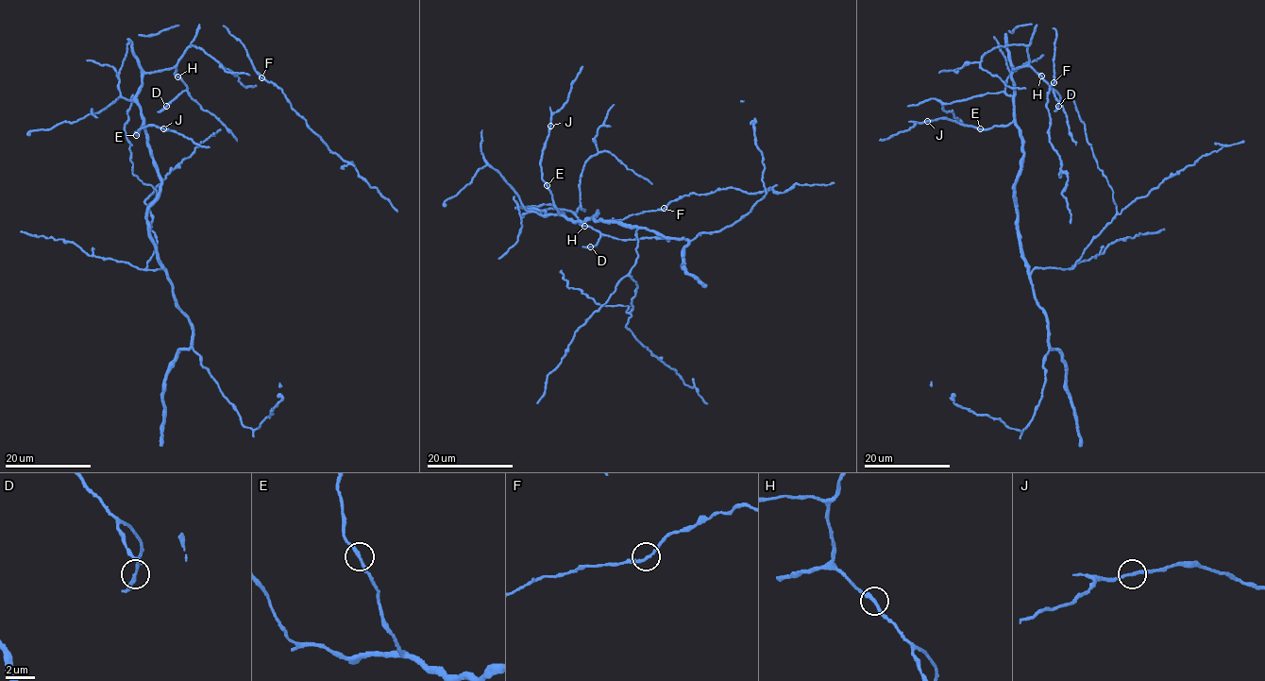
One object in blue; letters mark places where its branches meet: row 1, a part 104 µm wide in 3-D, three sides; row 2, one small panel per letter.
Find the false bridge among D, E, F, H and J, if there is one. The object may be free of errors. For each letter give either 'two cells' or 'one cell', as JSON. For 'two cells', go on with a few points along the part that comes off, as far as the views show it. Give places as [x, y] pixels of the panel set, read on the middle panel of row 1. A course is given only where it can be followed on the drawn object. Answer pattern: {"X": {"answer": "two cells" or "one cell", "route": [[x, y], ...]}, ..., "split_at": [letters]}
{"D": {"answer": "one cell"}, "E": {"answer": "one cell"}, "F": {"answer": "one cell"}, "H": {"answer": "one cell"}, "J": {"answer": "one cell"}, "split_at": []}

